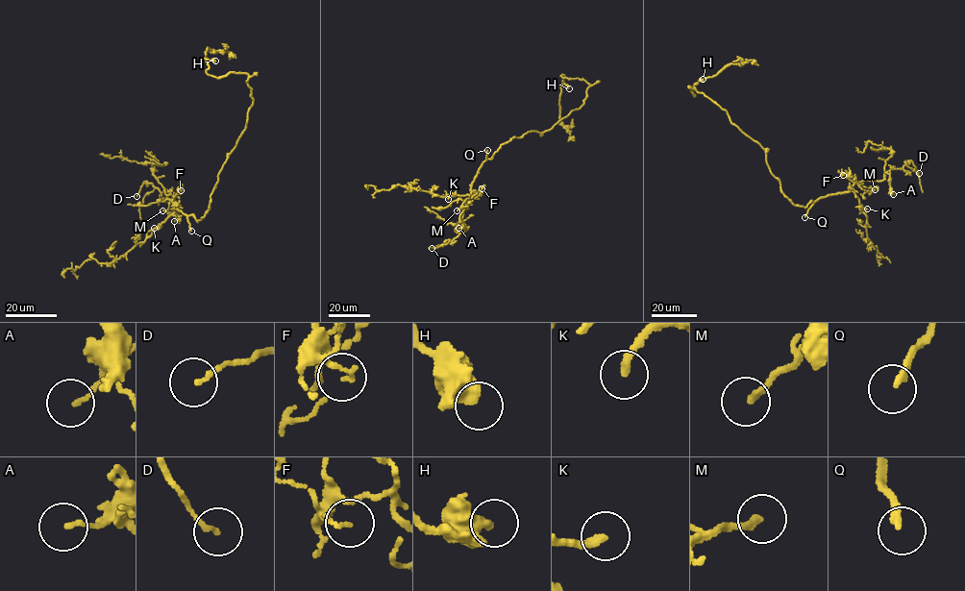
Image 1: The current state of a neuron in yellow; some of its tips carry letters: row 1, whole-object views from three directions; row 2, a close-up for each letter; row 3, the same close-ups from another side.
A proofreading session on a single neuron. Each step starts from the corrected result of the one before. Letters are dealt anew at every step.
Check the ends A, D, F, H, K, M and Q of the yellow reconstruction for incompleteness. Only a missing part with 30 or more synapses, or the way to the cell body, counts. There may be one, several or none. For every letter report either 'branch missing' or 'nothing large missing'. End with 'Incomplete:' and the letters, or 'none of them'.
A: nothing large missing
D: nothing large missing
F: nothing large missing
H: nothing large missing
K: branch missing
M: nothing large missing
Q: branch missing
Incomplete: K, Q

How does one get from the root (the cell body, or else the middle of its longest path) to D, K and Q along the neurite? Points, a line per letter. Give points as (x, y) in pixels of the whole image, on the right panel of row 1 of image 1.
D: (770, 168), (780, 191), (805, 207), (856, 183), (882, 181), (910, 160), (919, 173)
K: (770, 168), (779, 182), (780, 191), (795, 205), (805, 207), (821, 197), (852, 190), (861, 206), (867, 209)
Q: (770, 168), (779, 182), (780, 191), (794, 204), (805, 207), (812, 202), (804, 217)

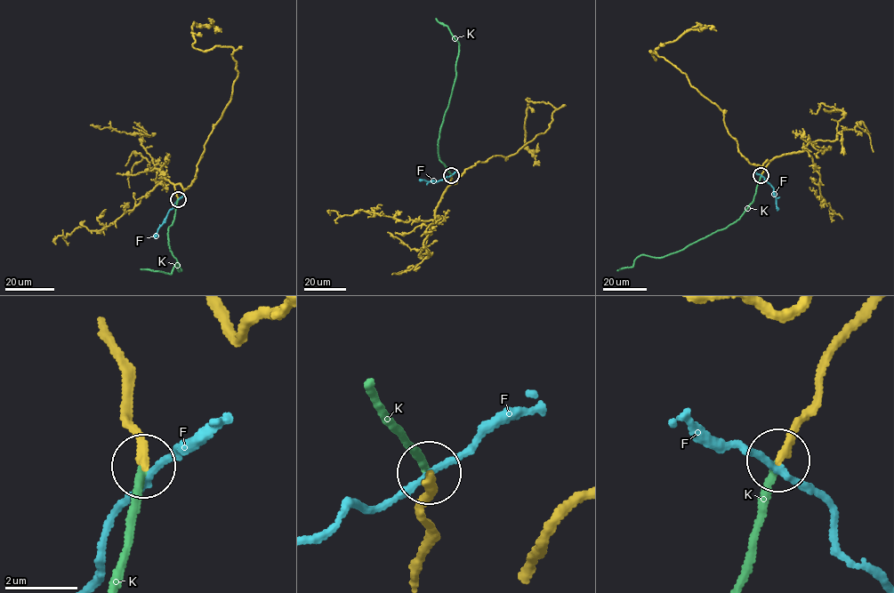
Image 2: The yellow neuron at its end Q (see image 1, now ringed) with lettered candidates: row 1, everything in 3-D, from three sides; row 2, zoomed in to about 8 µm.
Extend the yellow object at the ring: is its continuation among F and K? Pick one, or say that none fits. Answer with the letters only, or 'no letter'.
K

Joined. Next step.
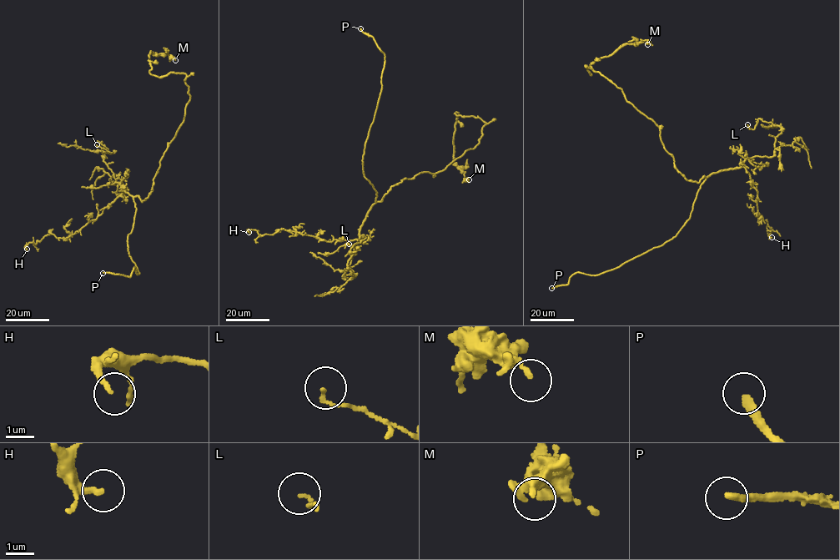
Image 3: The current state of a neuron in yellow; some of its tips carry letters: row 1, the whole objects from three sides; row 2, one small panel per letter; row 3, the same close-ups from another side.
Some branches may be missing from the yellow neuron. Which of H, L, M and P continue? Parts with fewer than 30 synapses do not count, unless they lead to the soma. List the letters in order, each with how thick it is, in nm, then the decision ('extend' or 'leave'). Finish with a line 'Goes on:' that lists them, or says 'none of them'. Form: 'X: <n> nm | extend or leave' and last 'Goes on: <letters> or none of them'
H: 190 nm | leave
L: 100 nm | leave
M: 180 nm | leave
P: 280 nm | extend
Goes on: P

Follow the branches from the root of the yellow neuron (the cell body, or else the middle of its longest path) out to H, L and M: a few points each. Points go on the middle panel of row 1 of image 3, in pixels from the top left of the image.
H: (404, 179), (374, 204), (357, 239), (326, 241), (284, 229), (271, 234), (259, 234), (255, 229), (248, 232)
L: (404, 179), (374, 204), (361, 225), (344, 277), (351, 255), (356, 253), (356, 248), (349, 244)
M: (404, 179), (440, 171), (479, 143), (486, 123), (456, 113), (454, 162), (469, 179)

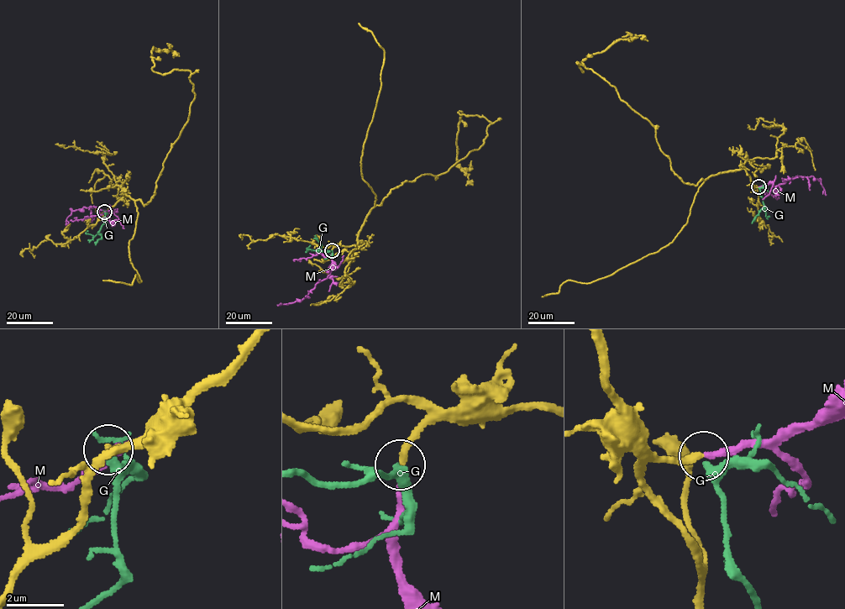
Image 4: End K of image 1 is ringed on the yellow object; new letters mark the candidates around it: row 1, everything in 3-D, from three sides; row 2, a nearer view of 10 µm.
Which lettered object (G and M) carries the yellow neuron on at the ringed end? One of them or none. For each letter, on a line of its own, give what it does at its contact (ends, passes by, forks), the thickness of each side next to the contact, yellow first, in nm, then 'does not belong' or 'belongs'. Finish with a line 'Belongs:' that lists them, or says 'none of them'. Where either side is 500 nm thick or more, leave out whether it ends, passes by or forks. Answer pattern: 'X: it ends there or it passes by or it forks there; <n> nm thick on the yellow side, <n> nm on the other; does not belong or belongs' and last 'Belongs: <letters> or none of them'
G: it passes by; 280 nm thick on the yellow side, 280 nm on the other; does not belong
M: it ends there; 280 nm thick on the yellow side, 240 nm on the other; belongs
Belongs: M

